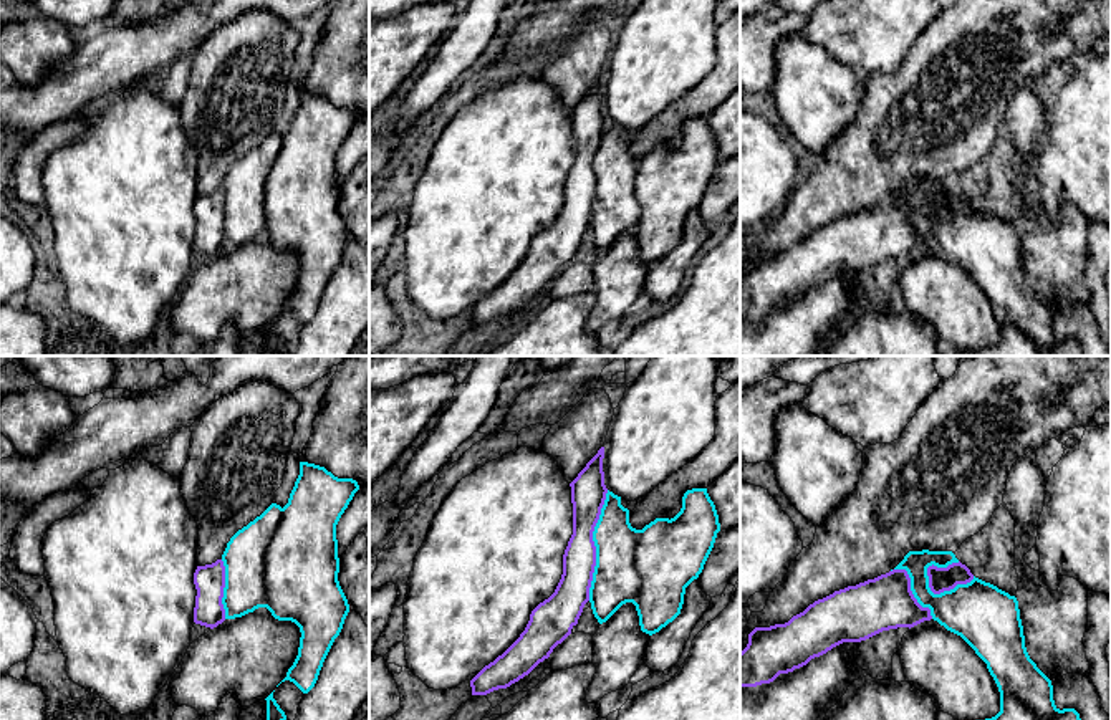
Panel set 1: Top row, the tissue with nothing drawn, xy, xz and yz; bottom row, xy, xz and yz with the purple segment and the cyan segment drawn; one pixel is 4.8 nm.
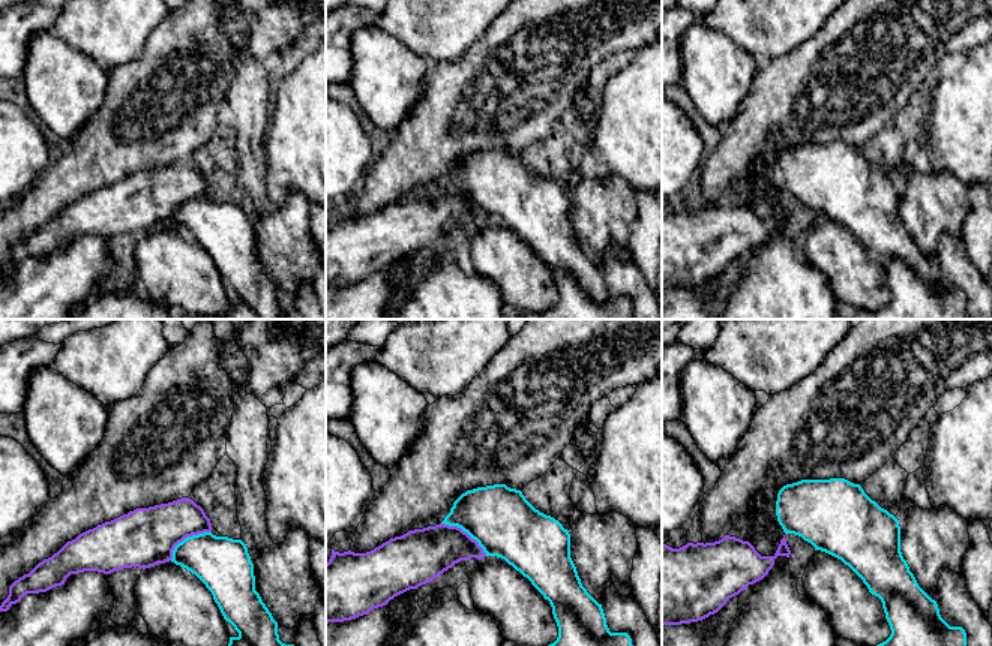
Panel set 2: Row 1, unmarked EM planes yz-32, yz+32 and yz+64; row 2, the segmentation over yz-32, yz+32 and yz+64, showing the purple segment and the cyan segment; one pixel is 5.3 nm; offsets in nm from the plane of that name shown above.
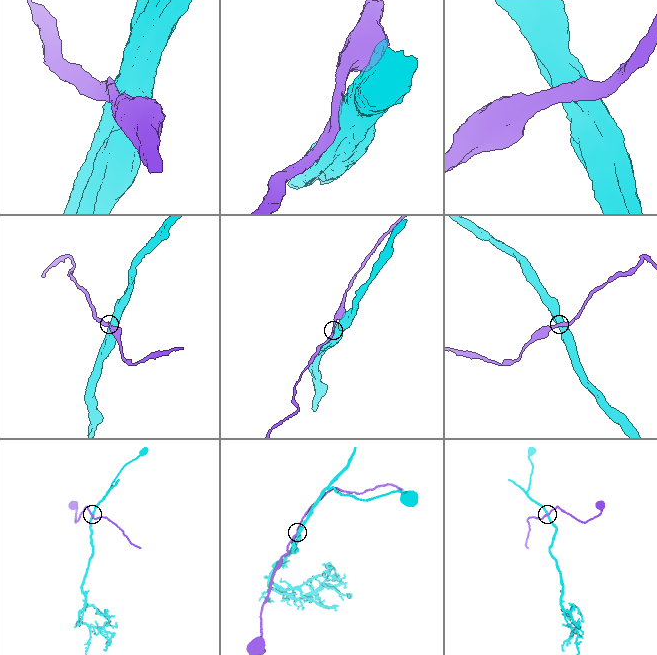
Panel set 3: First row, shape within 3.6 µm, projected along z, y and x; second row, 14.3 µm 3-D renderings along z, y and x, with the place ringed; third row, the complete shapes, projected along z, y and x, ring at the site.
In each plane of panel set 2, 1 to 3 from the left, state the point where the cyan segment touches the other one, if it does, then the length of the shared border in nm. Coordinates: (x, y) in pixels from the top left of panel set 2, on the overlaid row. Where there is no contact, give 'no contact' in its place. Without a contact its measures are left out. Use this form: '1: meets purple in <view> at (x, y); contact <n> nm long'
1: meets purple in yz-32 at (186, 537); contact 280 nm long
2: meets purple in yz+32 at (465, 532); contact 300 nm long
3: no contact

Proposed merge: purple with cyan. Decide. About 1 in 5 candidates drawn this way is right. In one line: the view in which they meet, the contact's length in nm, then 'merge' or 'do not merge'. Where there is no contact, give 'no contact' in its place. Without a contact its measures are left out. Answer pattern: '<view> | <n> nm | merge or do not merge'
xz | 550 nm | do not merge

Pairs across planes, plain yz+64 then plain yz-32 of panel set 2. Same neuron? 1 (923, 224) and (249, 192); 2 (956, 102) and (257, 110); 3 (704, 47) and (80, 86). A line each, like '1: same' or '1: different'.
1: different
2: different
3: same

